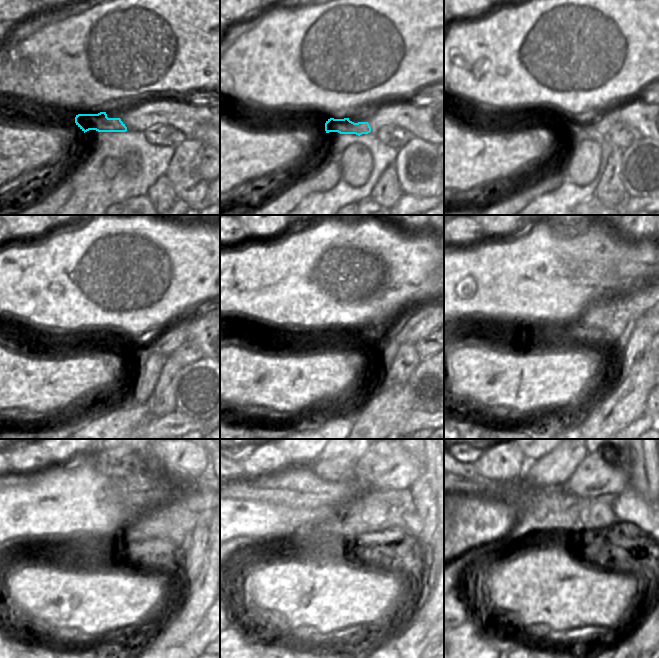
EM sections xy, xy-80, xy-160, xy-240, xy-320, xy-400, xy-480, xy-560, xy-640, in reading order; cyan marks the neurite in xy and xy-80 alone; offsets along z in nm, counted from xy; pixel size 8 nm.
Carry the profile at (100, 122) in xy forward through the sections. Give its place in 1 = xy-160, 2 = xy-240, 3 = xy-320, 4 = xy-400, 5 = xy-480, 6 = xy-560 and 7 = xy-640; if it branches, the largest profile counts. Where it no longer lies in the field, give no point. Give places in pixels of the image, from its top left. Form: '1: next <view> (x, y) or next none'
1: next xy-160 (603, 126)
2: next xy-240 (166, 343)
3: next xy-320 (423, 320)
4: next xy-400 (647, 314)
5: next none
6: next none
7: next none

